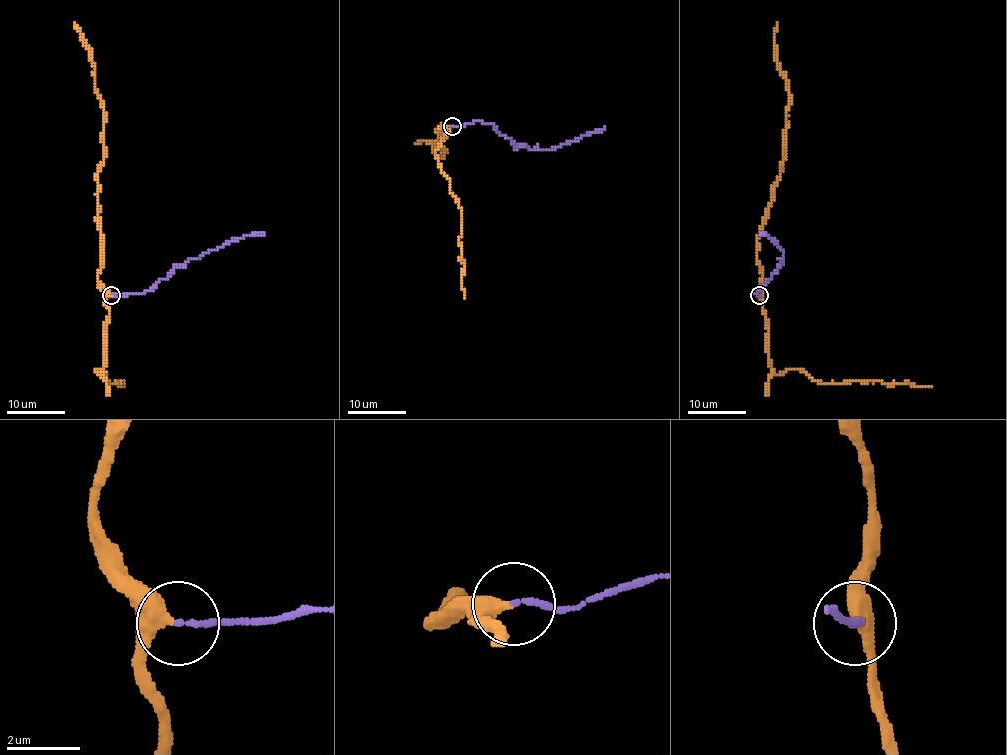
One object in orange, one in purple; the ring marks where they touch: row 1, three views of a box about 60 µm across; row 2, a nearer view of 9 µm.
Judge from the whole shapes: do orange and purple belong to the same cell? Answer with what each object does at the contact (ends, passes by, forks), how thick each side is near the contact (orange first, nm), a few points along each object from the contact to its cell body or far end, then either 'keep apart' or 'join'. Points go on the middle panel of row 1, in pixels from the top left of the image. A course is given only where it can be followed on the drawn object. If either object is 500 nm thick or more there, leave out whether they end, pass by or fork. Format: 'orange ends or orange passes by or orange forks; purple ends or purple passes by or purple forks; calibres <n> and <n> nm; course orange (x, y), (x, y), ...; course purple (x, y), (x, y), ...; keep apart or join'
orange passes by; purple ends; calibres 360 and 150 nm; course orange (451, 125), (439, 128), (442, 124), (437, 139), (445, 150), (442, 156), (432, 143), (414, 144); course purple (452, 125), (462, 127), (483, 121), (491, 124), (515, 144), (545, 150), (577, 141), (605, 127); join

